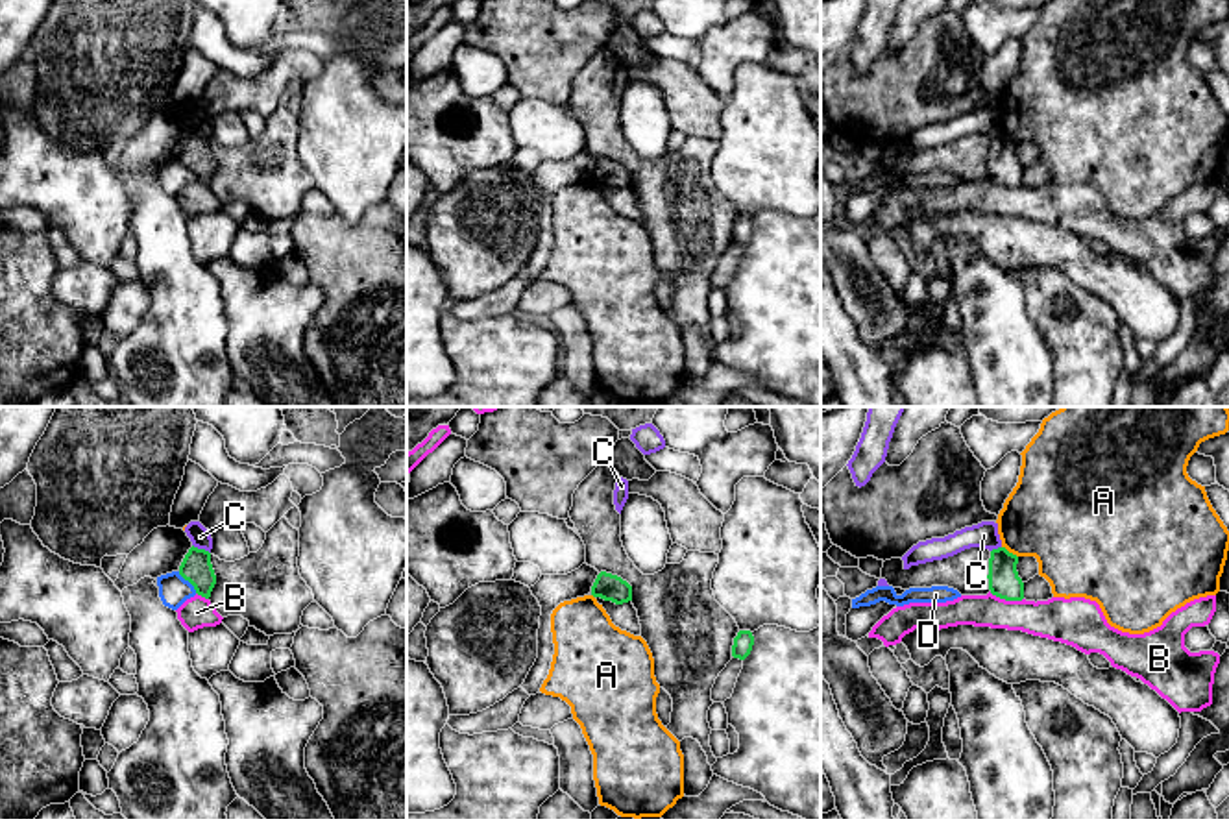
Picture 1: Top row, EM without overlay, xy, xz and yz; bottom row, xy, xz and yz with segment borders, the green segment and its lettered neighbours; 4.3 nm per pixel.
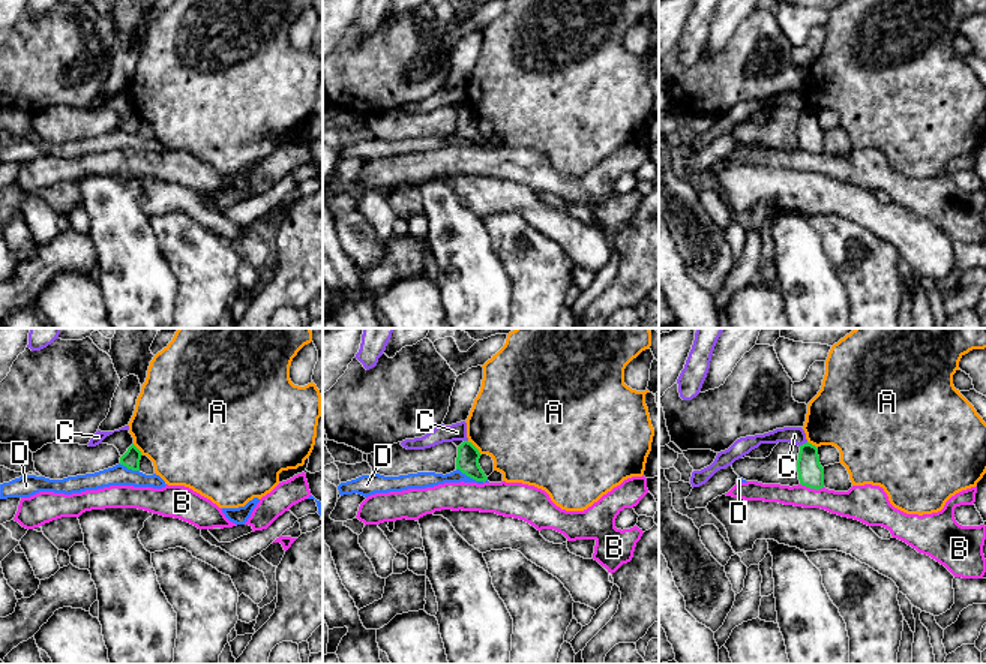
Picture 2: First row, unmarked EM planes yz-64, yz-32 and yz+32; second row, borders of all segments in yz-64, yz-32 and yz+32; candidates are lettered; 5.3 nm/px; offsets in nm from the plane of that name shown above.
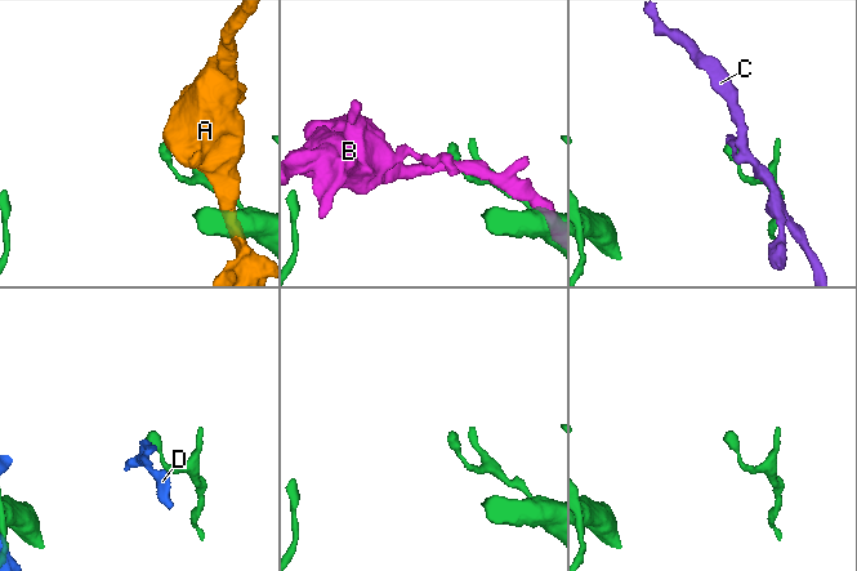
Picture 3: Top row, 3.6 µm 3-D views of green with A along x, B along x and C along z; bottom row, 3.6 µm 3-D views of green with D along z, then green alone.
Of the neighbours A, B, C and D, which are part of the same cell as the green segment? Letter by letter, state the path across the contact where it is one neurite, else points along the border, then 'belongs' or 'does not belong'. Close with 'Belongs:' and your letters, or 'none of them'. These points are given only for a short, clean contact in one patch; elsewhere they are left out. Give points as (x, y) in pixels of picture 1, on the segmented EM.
A: along yz (1002, 546), (1017, 557) | does not belong
B: does not belong
C: along xy (193, 544), (209, 553) | does not belong
D: does not belong
Belongs: none of them

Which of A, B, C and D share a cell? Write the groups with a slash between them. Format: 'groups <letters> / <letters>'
groups A / B / C / D

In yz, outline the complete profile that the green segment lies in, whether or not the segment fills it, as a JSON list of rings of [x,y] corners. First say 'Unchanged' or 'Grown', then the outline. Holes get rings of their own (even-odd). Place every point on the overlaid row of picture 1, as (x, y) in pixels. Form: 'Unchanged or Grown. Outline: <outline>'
Unchanged. Outline: [[[1005,547],[991,551],[989,558],[989,590],[992,595],[1005,601],[1024,599],[1024,582],[1016,571],[1018,556]]]

